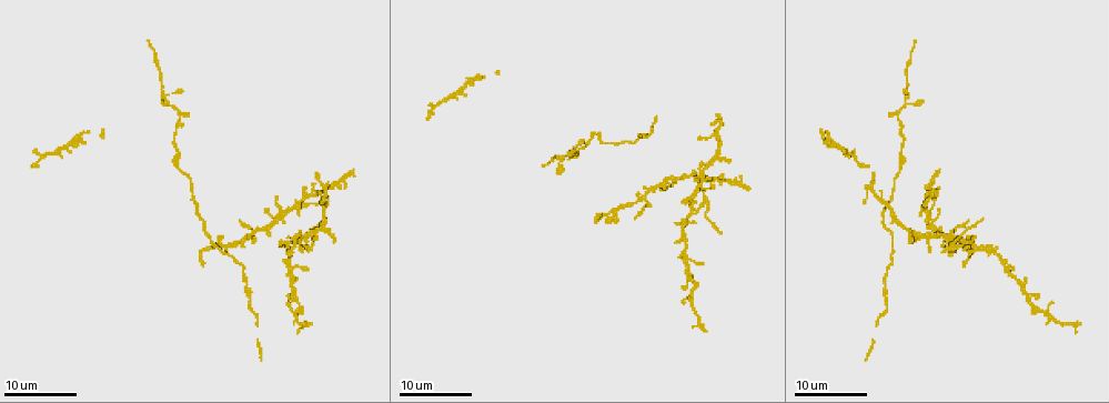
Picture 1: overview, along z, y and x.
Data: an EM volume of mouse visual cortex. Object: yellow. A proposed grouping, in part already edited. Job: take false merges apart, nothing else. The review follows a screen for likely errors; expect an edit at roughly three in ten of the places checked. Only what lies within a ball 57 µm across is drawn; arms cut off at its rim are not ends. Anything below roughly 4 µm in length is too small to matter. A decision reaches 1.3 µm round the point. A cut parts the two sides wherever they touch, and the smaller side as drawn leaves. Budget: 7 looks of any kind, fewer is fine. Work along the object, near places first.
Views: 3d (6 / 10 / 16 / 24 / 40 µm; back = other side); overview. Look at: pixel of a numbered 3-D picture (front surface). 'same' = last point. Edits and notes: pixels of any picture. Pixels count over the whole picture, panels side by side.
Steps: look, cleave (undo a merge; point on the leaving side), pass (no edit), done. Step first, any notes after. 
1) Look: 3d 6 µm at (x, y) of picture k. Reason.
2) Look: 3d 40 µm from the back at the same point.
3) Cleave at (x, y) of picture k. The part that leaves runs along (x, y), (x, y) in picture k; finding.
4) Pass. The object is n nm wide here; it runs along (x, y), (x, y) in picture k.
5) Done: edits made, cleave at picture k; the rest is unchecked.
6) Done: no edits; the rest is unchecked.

Look: 3d 16 µm at (179, 116) of picture 1. Four arms meet.

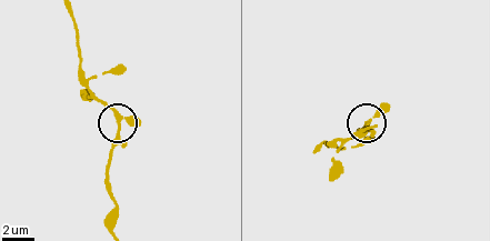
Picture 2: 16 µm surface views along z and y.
Look: 3d 10 µm at (119, 130) of picture 2.

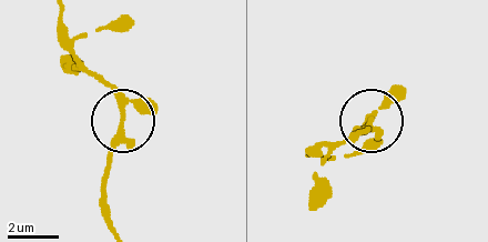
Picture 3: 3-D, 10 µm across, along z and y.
Pass. 4 arms meet here; continuous, no second cell.

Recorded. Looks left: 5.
Look: 3d 24 µm at (645, 194) of picture 1.

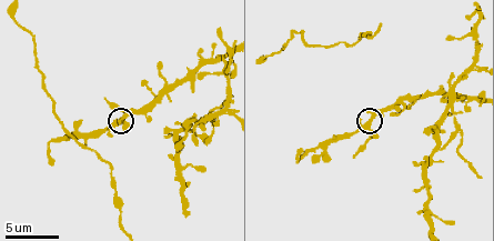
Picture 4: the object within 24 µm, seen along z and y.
Look: 3d 6 µm at (120, 117) of picture 4.

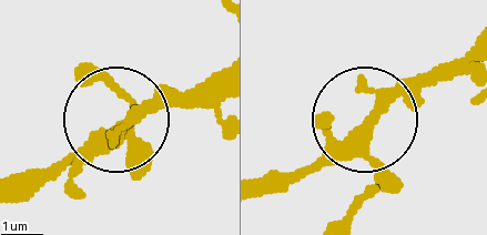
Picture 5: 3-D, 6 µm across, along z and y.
Pass. The object is 240 nm wide here; one cell here.

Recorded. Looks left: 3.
Look: 3d 10 µm at (208, 120) of picture 4.

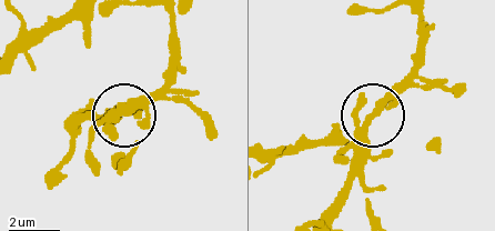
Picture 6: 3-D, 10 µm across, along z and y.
Pass. 3 arms meet here; all the same cell.

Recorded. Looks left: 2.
Look: 3d 6 µm at (15, 19) of picture 4. Sudden change in width.

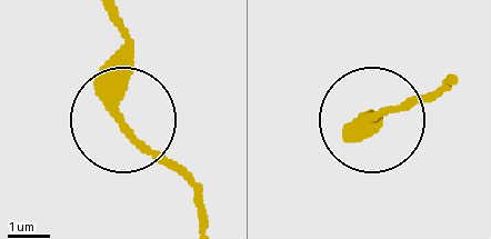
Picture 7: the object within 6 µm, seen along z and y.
Pass. It runs along (199, 218), (188, 187), (128, 122), (124, 20) in picture 7; all the same cell.

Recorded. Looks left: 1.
Done: no edits; the rest is unchecked.

